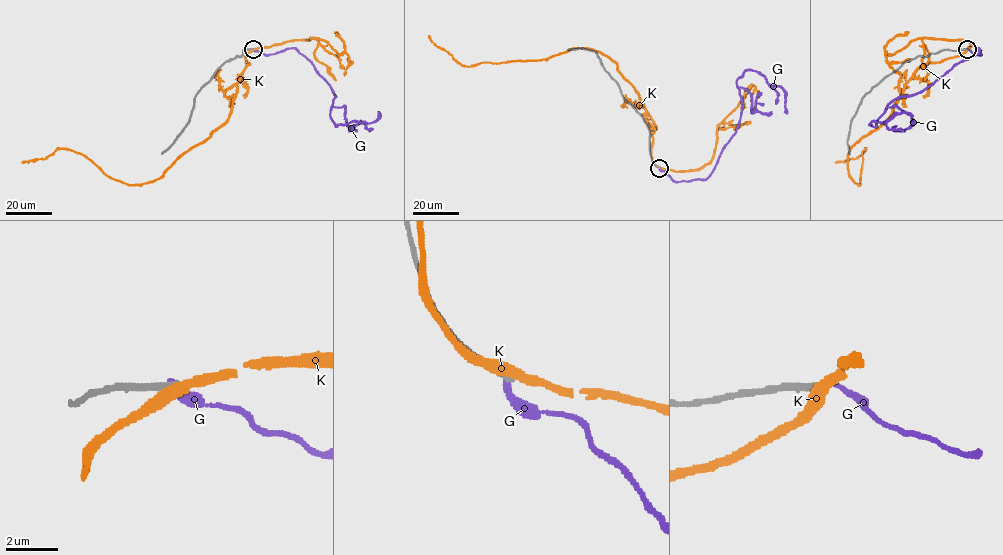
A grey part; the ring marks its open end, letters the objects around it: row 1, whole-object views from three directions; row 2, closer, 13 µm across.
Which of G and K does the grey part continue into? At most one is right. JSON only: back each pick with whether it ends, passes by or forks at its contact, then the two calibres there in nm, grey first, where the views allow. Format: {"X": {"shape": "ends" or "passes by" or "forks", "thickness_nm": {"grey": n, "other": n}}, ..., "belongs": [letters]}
{"belongs": []}

